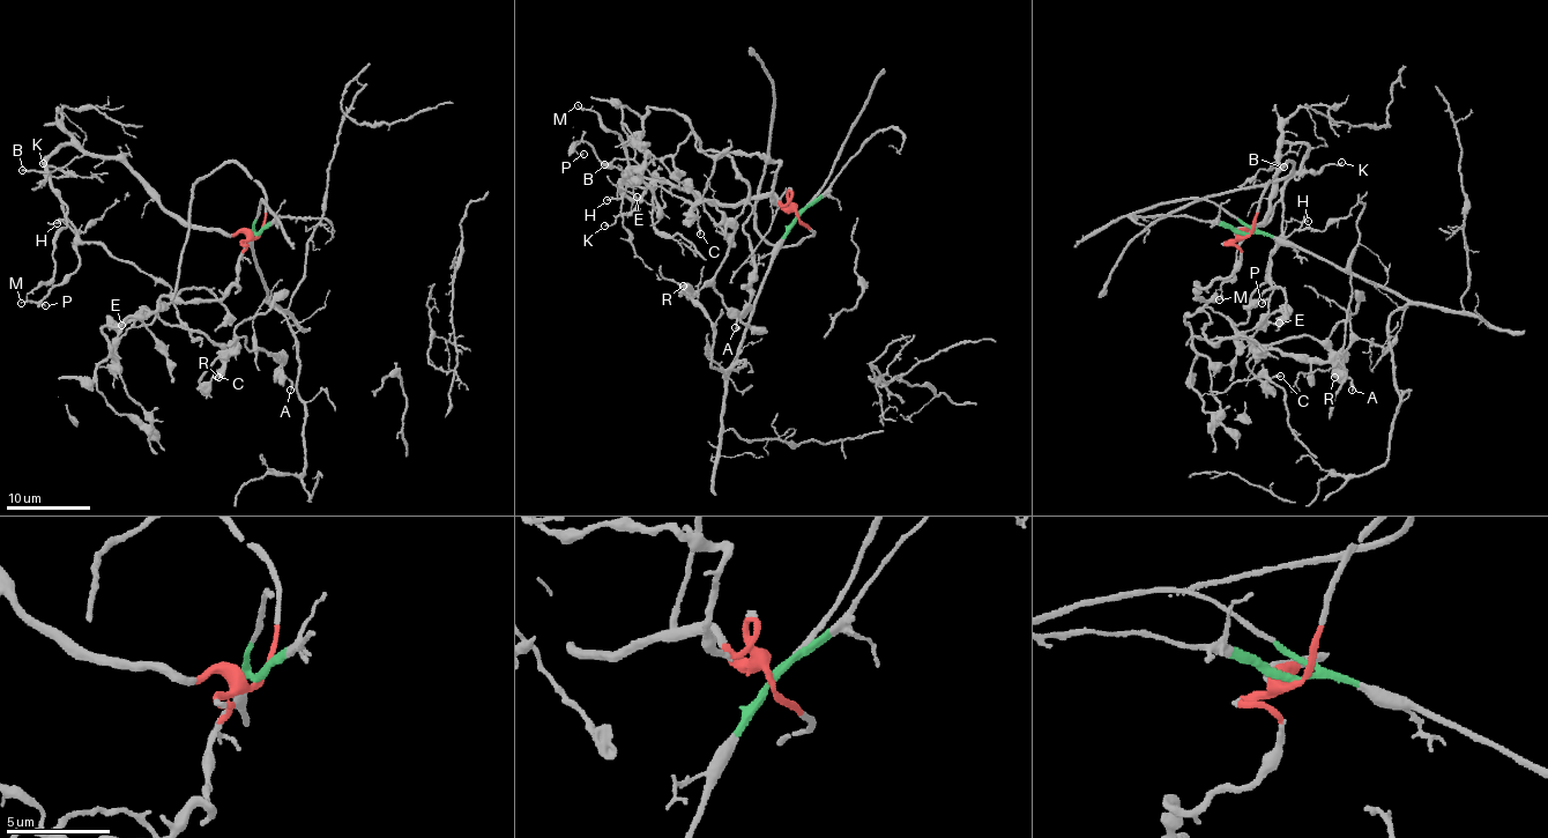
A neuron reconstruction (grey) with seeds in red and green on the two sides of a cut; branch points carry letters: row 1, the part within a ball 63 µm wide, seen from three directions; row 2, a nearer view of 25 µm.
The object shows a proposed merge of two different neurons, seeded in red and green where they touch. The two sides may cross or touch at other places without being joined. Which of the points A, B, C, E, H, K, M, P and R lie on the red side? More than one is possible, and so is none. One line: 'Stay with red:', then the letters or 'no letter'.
Stay with red: A, B, C, E, H, K, M, P, R

